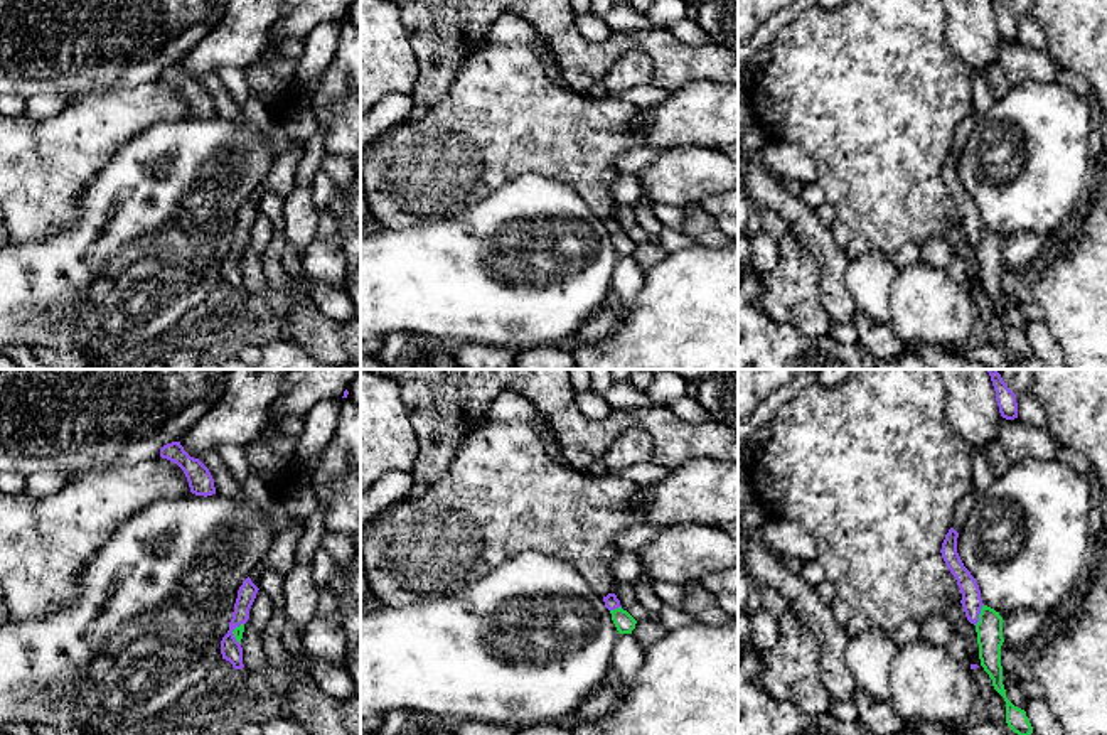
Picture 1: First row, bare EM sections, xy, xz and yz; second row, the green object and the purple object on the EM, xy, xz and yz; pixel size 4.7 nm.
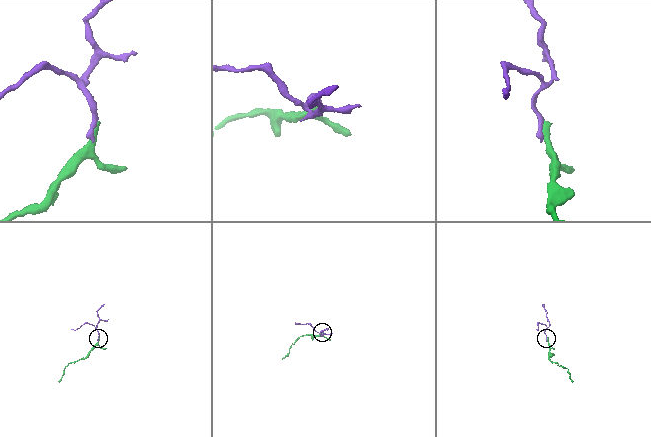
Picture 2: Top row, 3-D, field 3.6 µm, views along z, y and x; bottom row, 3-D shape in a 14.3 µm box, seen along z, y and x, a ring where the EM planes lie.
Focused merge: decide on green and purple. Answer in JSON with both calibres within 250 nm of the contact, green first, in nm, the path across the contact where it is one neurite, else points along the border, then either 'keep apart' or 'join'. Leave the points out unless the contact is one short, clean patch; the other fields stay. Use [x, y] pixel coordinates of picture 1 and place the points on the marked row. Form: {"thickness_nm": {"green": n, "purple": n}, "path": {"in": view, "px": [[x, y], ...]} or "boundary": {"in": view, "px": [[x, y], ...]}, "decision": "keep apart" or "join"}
{"thickness_nm": {"green": 130, "purple": 100}, "path": {"in": "yz", "px": [[989, 627], [979, 614], [971, 600]]}, "decision": "join"}

